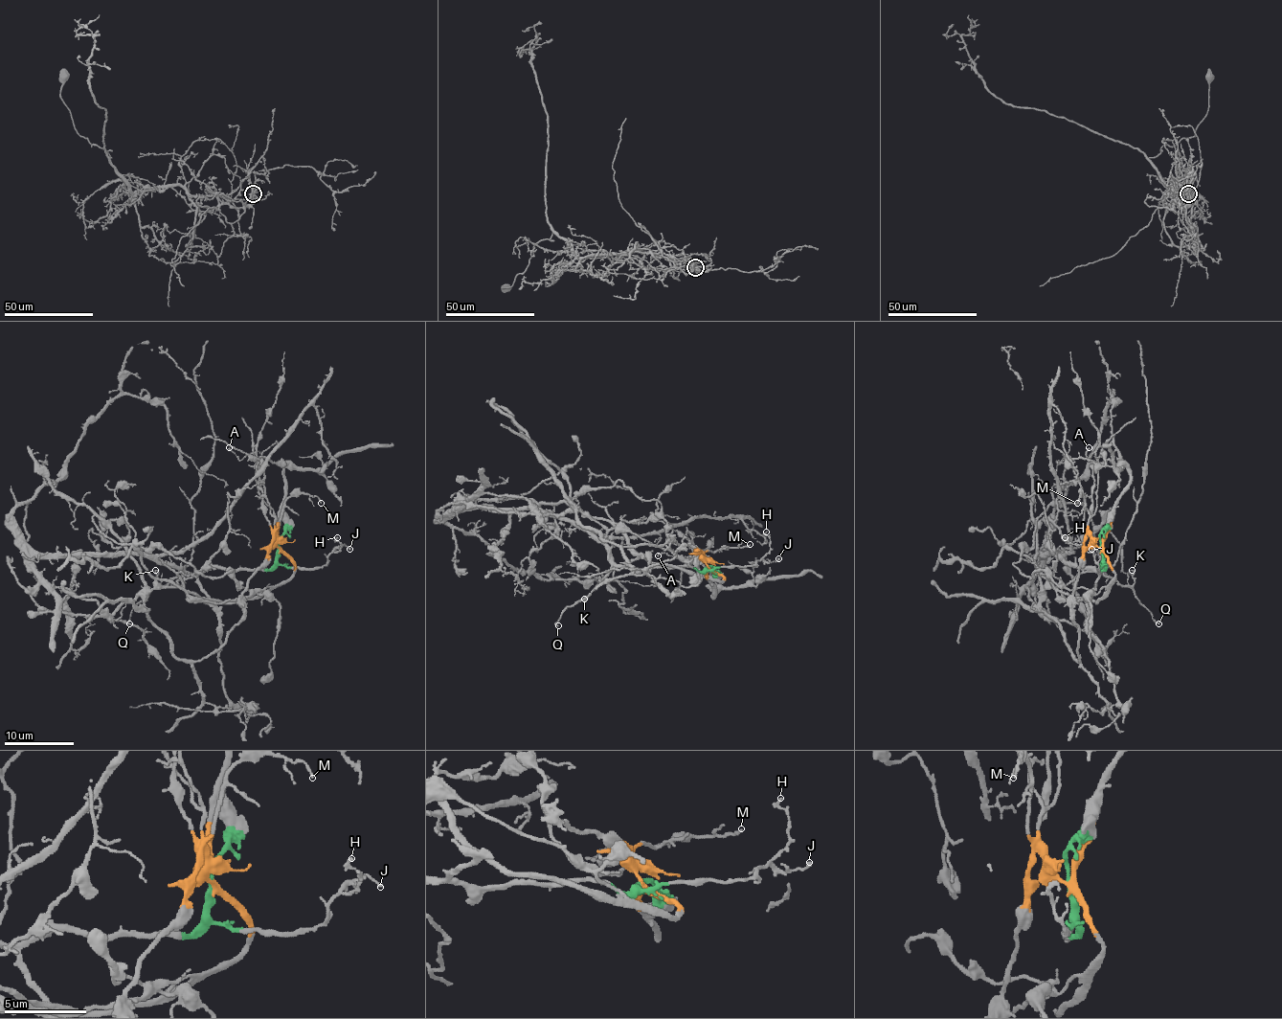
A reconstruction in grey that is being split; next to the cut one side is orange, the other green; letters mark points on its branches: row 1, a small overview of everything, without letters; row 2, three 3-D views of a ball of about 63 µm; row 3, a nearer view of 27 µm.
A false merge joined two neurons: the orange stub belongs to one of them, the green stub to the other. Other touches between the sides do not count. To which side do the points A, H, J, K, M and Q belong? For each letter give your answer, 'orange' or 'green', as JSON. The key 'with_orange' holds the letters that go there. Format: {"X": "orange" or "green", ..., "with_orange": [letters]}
{"A": "orange", "H": "green", "J": "green", "K": "green", "M": "orange", "Q": "green", "with_orange": ["A", "M"]}

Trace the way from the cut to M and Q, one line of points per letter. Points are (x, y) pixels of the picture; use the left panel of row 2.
M: (279, 549), (275, 530), (283, 504), (291, 496), (308, 493), (317, 496), (321, 504)
Q: (279, 549), (277, 562), (268, 570), (206, 568), (197, 573), (185, 573), (153, 589), (131, 611), (129, 623)

